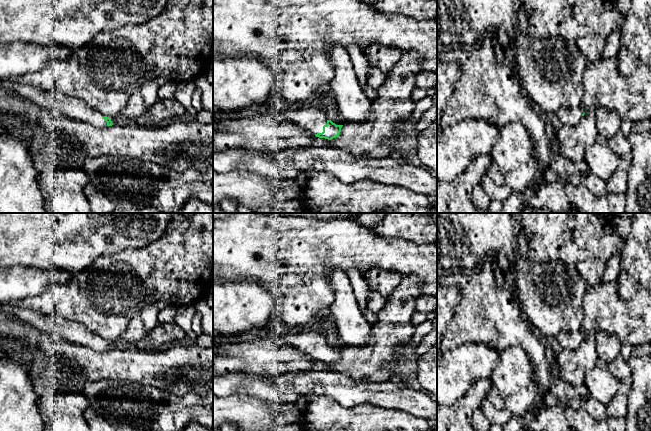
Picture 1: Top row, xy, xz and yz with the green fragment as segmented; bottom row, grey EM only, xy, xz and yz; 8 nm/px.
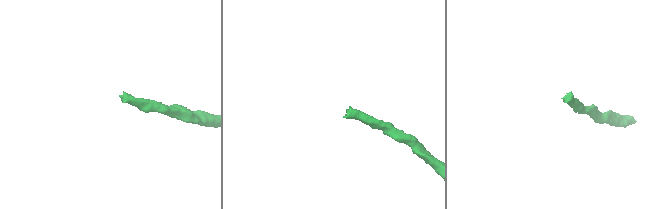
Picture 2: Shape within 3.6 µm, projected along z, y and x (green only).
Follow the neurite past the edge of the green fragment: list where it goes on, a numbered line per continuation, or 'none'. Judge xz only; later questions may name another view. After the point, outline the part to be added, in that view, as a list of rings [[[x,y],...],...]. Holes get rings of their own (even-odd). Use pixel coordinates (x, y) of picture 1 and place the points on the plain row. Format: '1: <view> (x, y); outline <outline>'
1: xz (313, 343); outline [[[290,329],[287,333],[279,335],[277,340],[296,347],[312,358],[322,357],[323,350],[327,348],[327,342],[318,332],[301,332],[299,329]]]

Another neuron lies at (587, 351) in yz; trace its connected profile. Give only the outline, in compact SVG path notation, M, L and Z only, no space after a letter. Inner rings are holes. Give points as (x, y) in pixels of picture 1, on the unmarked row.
M585 336L577 350L562 349L556 353L556 361L562 377L568 385L583 385L589 369L598 359L595 339Z

